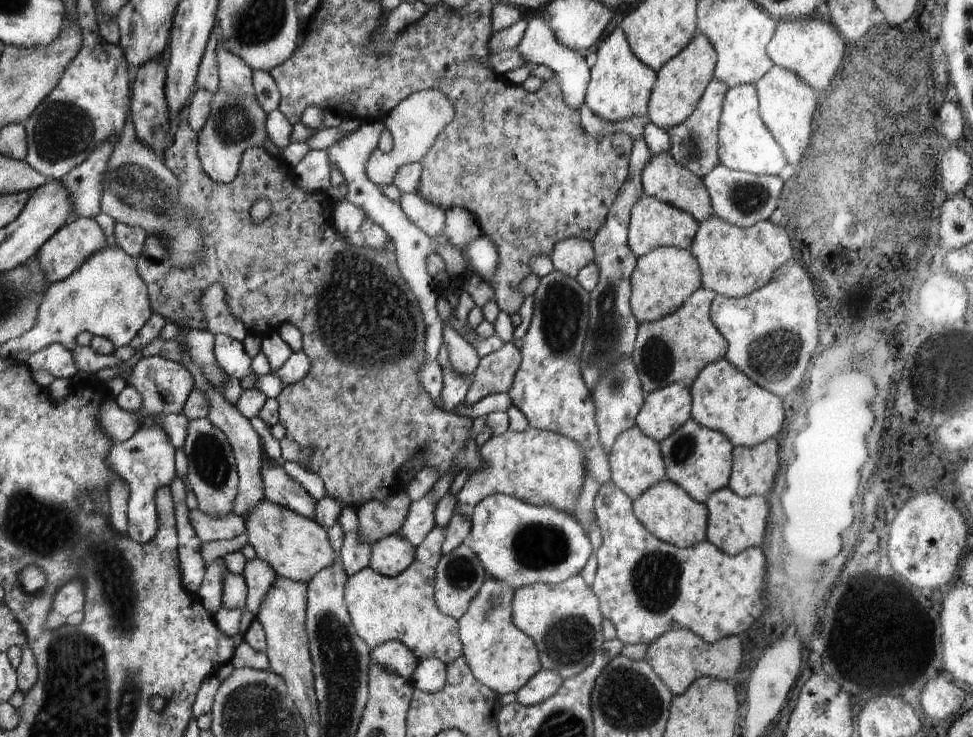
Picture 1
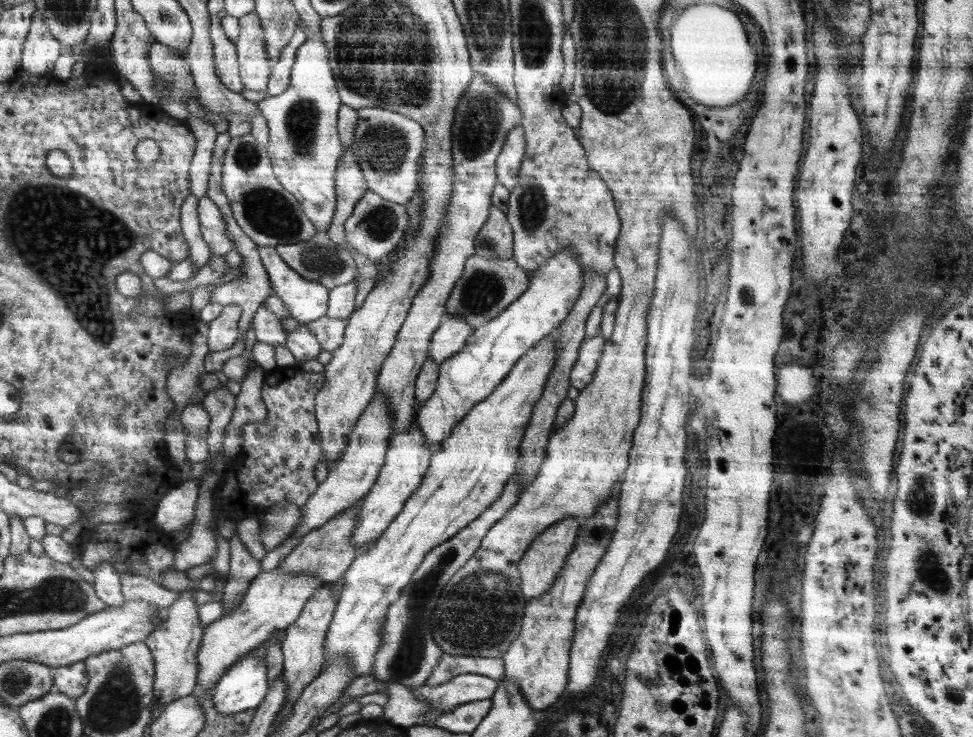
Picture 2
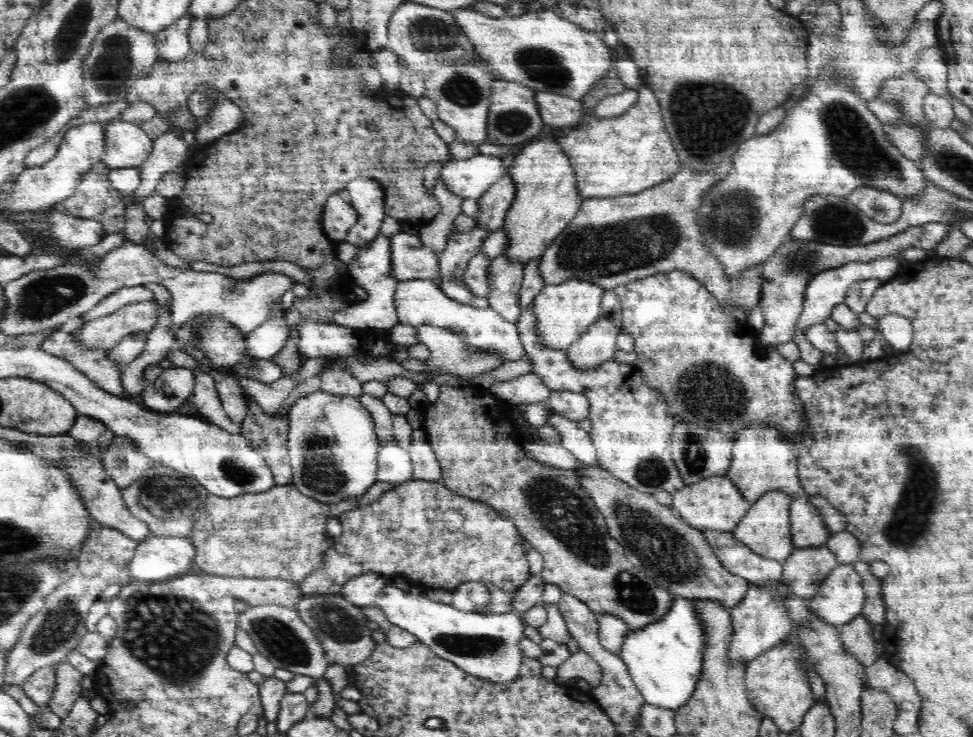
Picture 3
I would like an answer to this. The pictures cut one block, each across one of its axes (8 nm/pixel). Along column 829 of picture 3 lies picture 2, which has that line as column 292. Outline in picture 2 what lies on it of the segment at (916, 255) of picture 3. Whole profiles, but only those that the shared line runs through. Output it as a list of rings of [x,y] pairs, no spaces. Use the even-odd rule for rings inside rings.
[[[259,247],[259,258],[261,259],[266,275],[272,284],[272,296],[278,296],[288,314],[300,323],[314,322],[324,316],[328,310],[329,289],[322,284],[312,280],[304,279],[294,270],[291,270],[280,258],[275,247]]]

